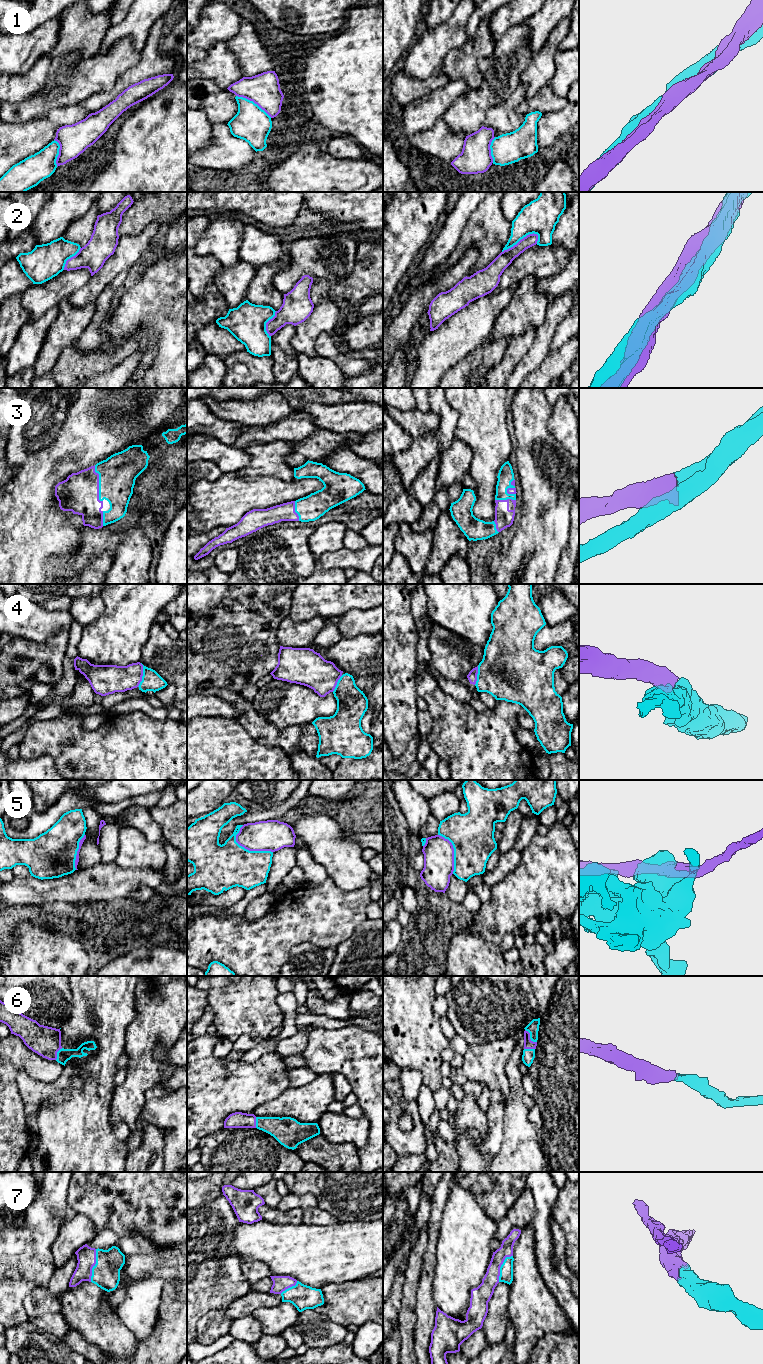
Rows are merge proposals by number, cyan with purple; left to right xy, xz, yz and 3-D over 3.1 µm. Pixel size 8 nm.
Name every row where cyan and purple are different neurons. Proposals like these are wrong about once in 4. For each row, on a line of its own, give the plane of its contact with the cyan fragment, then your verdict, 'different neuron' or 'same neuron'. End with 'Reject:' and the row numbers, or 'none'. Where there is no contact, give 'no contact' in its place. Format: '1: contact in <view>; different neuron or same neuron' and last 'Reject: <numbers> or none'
1: contact in xz; different neuron
2: contact in yz; different neuron
3: contact in xy; same neuron
4: contact in xy; same neuron
5: contact in xz; different neuron
6: contact in yz; same neuron
7: contact in xy; same neuron
Reject: 1, 2, 5

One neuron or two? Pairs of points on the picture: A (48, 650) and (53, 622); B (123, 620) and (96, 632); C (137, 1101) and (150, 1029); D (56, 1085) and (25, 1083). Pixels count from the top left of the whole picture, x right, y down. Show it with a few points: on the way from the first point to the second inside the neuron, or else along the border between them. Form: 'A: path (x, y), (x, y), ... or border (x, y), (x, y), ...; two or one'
A: border (67, 631), (61, 630), (43, 641), (27, 640); two
B: path (116, 627), (111, 632), (103, 632); one
C: path (137, 1083), (139, 1078), (140, 1047); one
D: path (48, 1088), (33, 1088); one

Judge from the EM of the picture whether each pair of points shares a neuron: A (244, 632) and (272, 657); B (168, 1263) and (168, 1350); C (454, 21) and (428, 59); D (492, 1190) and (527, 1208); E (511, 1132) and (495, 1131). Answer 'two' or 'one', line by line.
A: one
B: one
C: one
D: two
E: two

